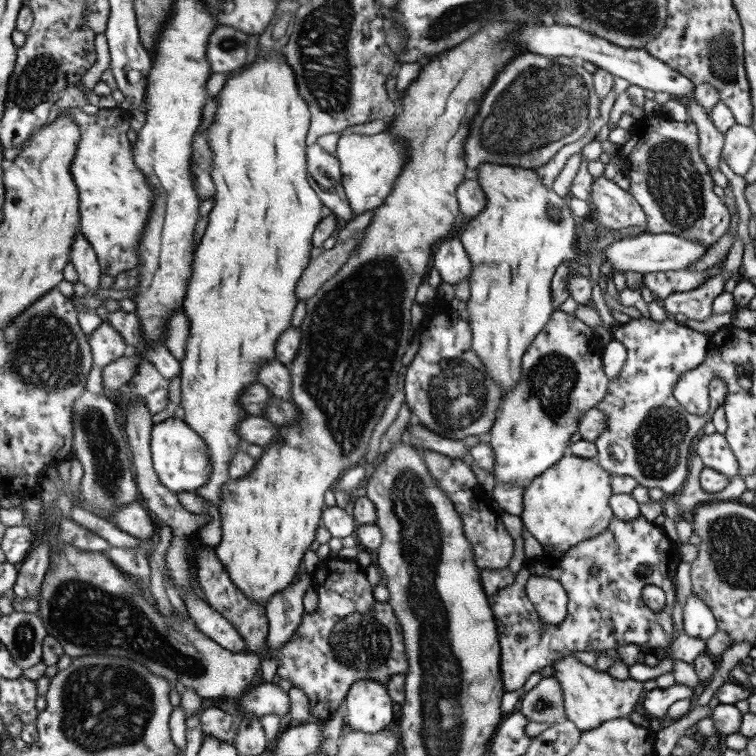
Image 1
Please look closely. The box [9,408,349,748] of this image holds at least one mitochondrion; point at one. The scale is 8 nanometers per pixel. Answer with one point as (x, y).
(86, 615)

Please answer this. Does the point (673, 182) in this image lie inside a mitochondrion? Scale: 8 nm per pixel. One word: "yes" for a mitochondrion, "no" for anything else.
yes

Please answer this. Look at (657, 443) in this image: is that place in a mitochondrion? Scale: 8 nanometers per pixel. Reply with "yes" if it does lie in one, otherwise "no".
yes

